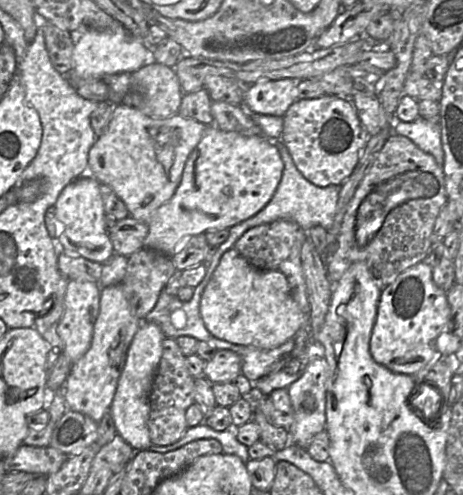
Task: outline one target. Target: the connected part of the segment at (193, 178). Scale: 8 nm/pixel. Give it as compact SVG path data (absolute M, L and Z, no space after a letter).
M215 124L209 125L194 150L189 155L181 181L172 198L161 205L148 222L149 231L144 247L170 257L188 238L211 230L230 229L262 210L272 199L282 178L284 164L278 151L278 143L263 135L244 136L226 132Z

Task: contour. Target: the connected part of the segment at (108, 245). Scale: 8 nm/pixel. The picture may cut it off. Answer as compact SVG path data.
M88 172L69 183L54 204L59 224L60 248L63 252L105 263L115 253L109 232L105 228L100 182Z

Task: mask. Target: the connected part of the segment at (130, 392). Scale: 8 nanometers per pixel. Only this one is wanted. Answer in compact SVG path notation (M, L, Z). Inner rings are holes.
M141 322L129 346L126 362L110 407L117 433L136 451L149 450L152 445L147 424L150 413L150 392L162 356L162 344L165 338L159 325Z

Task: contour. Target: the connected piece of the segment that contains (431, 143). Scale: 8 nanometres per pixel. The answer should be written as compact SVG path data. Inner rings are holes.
M421 116L412 122L392 118L391 133L409 138L422 151L431 154L439 165L444 164L441 128L438 121L426 120Z

